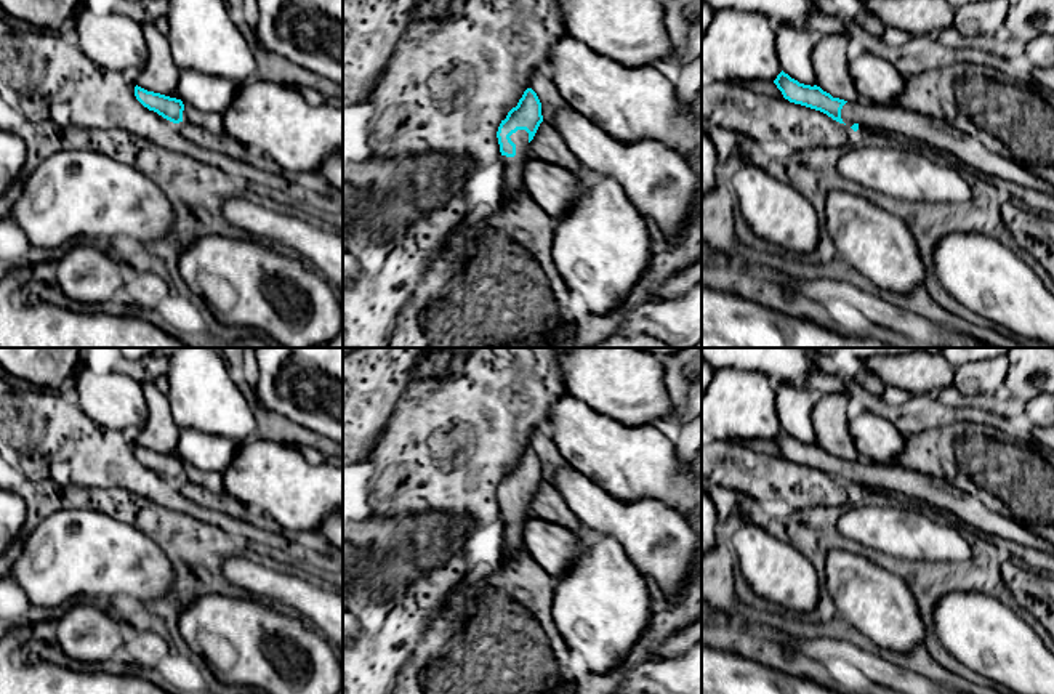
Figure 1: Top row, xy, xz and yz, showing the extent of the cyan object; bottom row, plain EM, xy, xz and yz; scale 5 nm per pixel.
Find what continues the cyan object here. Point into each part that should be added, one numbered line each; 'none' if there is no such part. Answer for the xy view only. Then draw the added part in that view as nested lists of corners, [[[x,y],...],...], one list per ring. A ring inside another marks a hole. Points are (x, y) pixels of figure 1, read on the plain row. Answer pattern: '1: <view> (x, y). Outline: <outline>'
none

